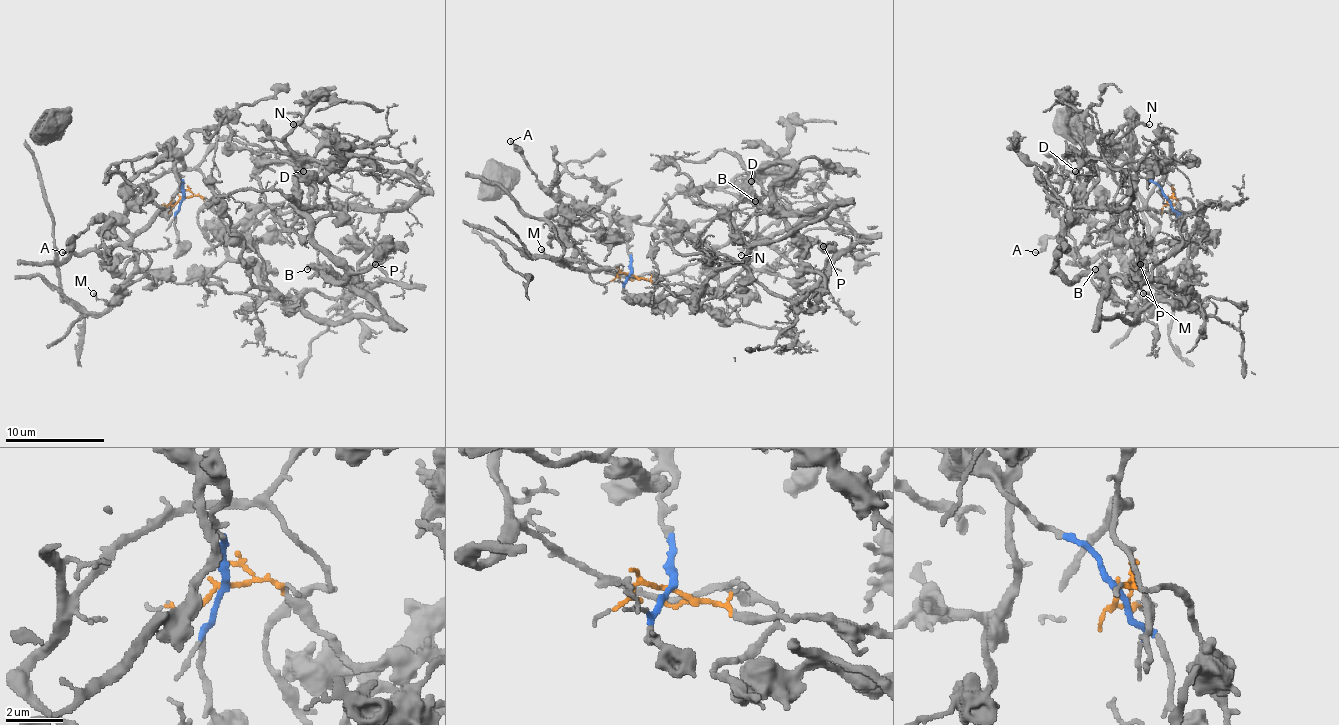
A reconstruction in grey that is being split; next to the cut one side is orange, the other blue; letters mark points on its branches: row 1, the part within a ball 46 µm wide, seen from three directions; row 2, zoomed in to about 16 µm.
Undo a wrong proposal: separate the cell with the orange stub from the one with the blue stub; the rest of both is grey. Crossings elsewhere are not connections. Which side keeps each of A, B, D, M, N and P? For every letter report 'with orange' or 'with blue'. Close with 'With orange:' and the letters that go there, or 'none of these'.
A: with blue
B: with orange
D: with orange
M: with blue
N: with orange
P: with orange
With orange: B, D, N, P

